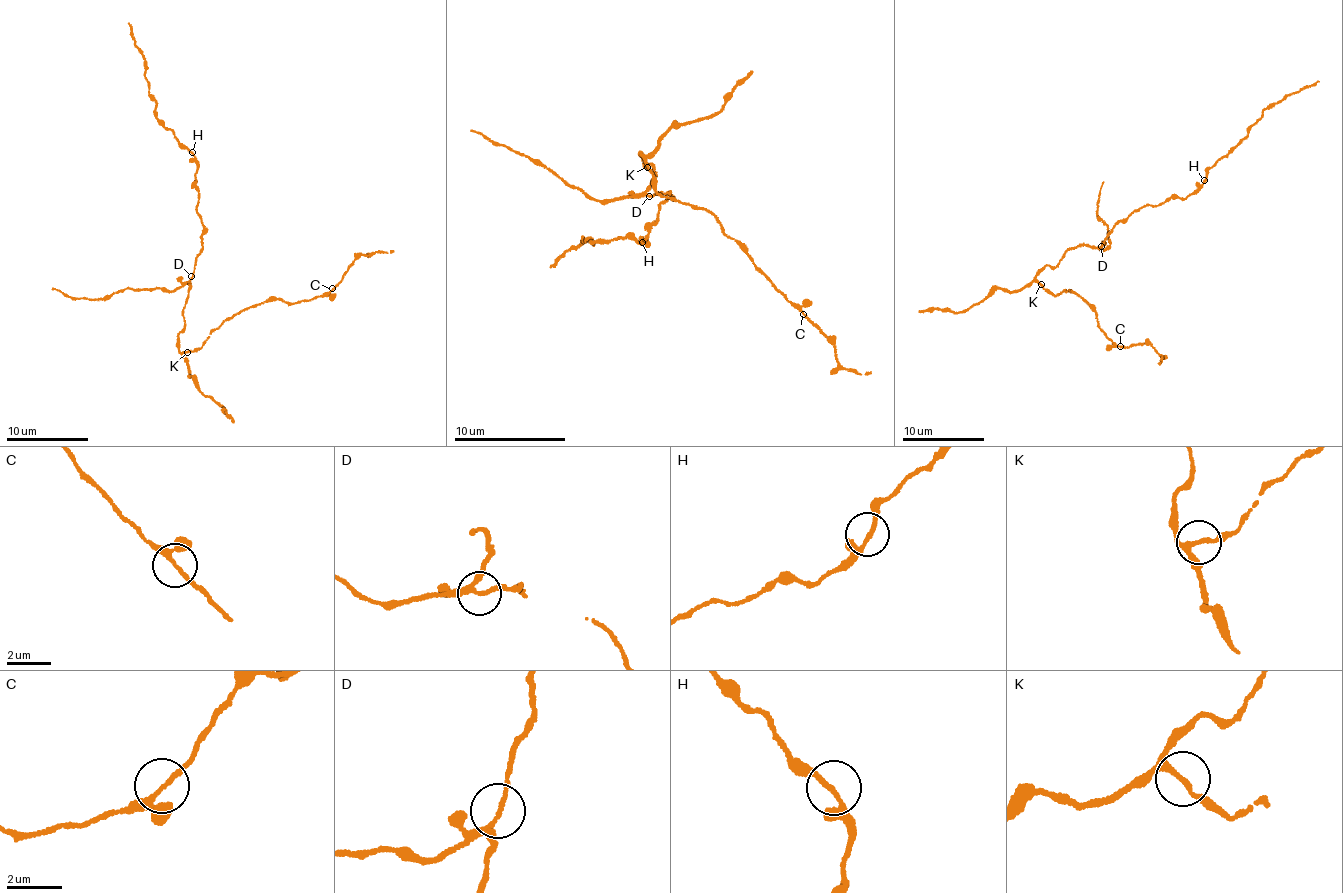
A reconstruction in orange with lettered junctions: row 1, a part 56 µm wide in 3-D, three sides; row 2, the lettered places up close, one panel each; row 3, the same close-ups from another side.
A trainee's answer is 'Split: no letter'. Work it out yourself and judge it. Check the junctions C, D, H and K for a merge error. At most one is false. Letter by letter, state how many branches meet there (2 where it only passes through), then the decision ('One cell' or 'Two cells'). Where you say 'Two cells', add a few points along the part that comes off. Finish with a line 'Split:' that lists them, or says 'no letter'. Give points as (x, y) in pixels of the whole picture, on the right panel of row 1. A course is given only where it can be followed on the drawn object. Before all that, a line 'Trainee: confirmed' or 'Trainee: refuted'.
Trainee: confirmed
C: Branches: 3. One cell
D: Branches: 3. One cell
H: Branches: 3. One cell
K: Branches: 3. One cell
Split: no letter

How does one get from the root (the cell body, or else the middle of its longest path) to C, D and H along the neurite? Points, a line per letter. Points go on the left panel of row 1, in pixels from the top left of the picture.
C: (188, 294), (177, 342), (181, 352), (197, 349), (244, 308), (276, 299), (294, 304), (332, 288)
D: (188, 294), (191, 276)
H: (188, 294), (196, 255), (201, 250), (204, 229), (195, 206), (200, 197), (195, 185), (197, 166), (192, 152)

